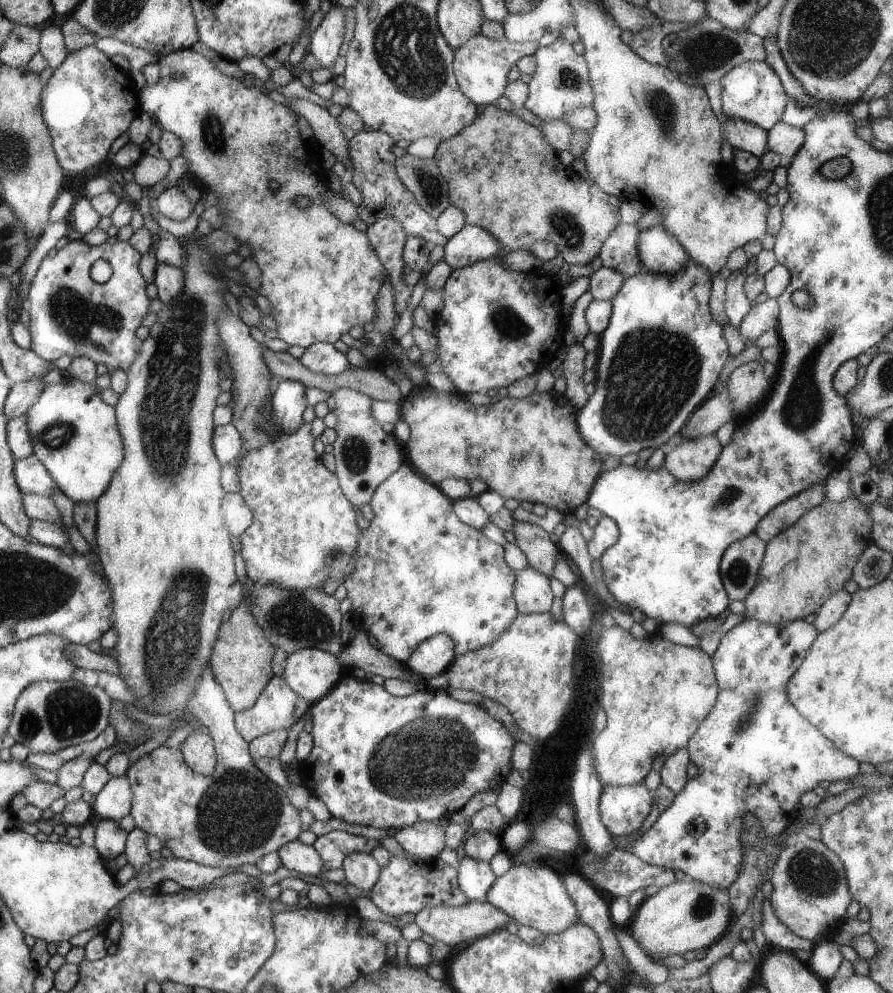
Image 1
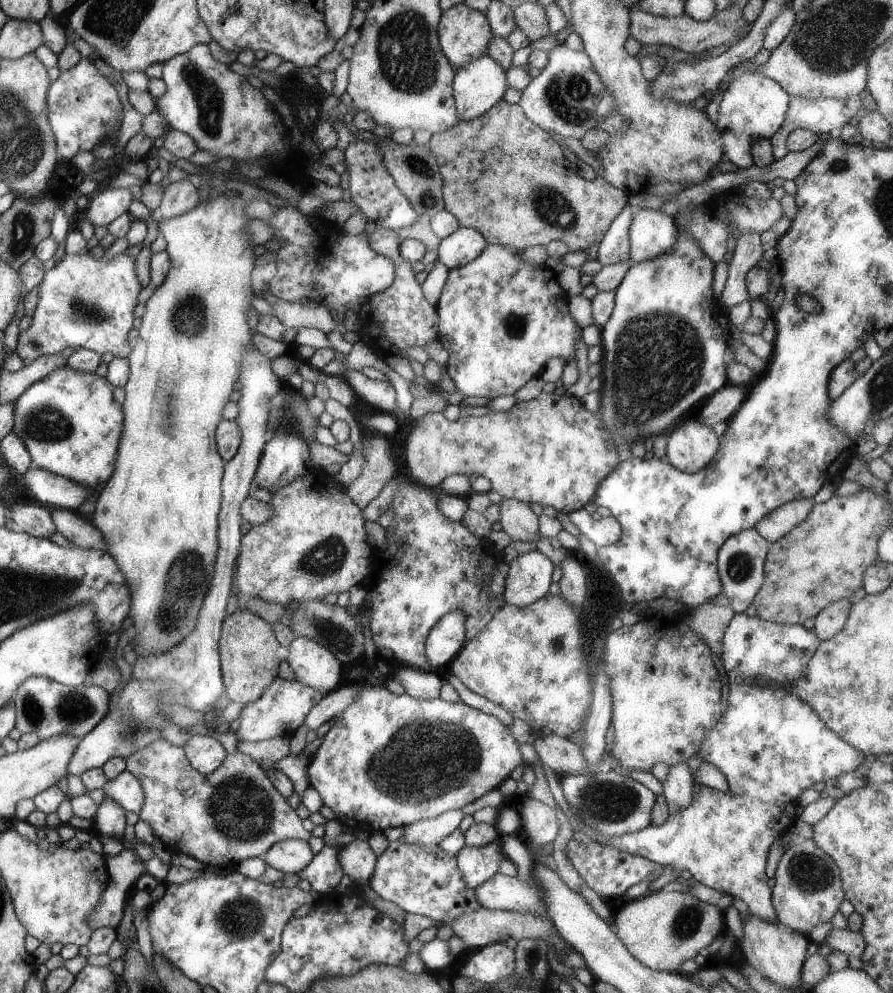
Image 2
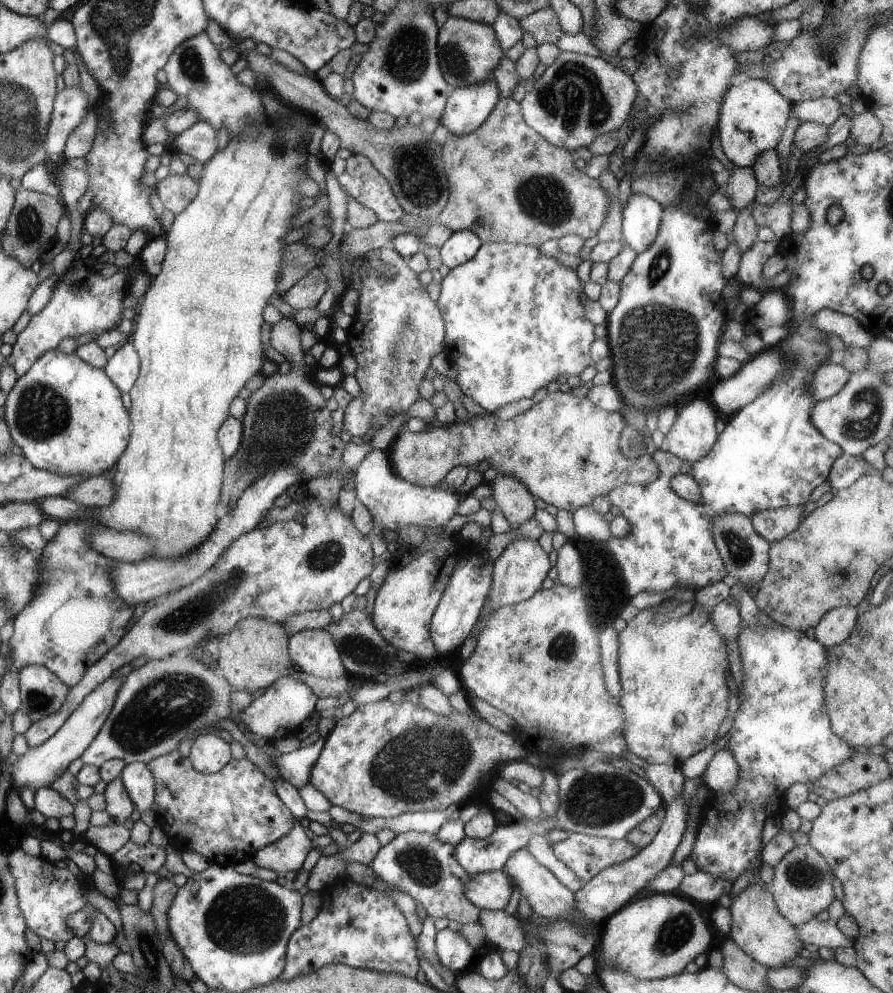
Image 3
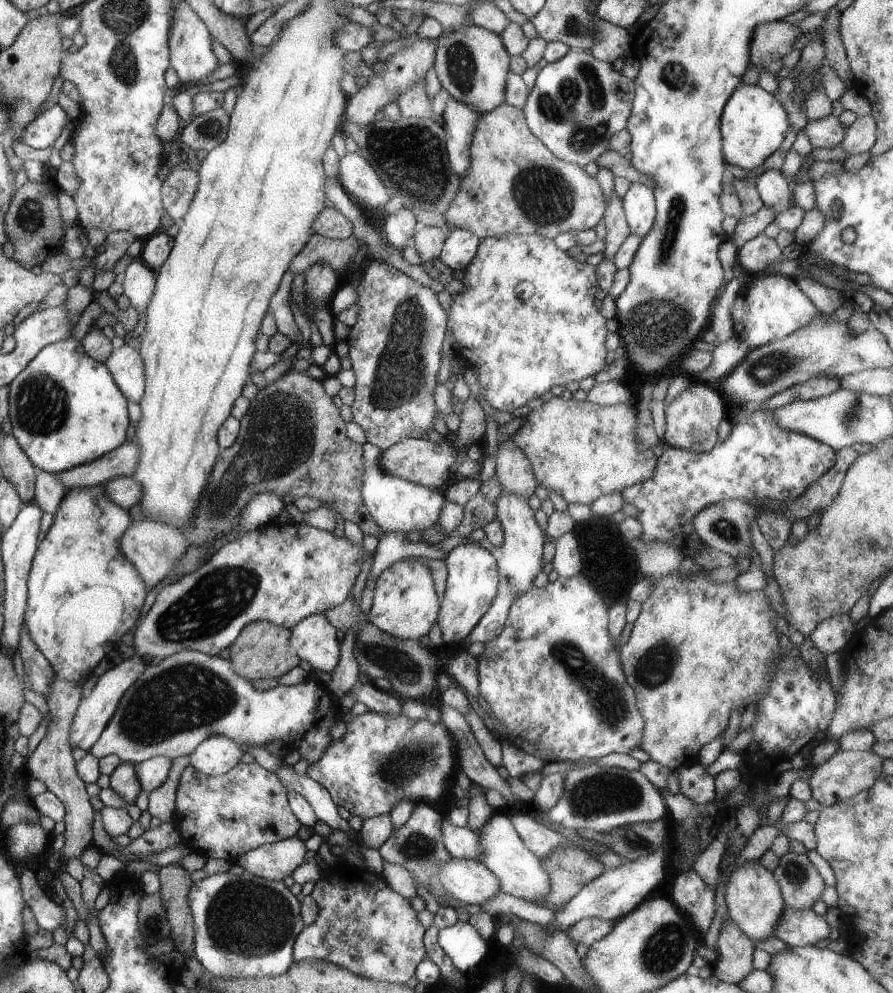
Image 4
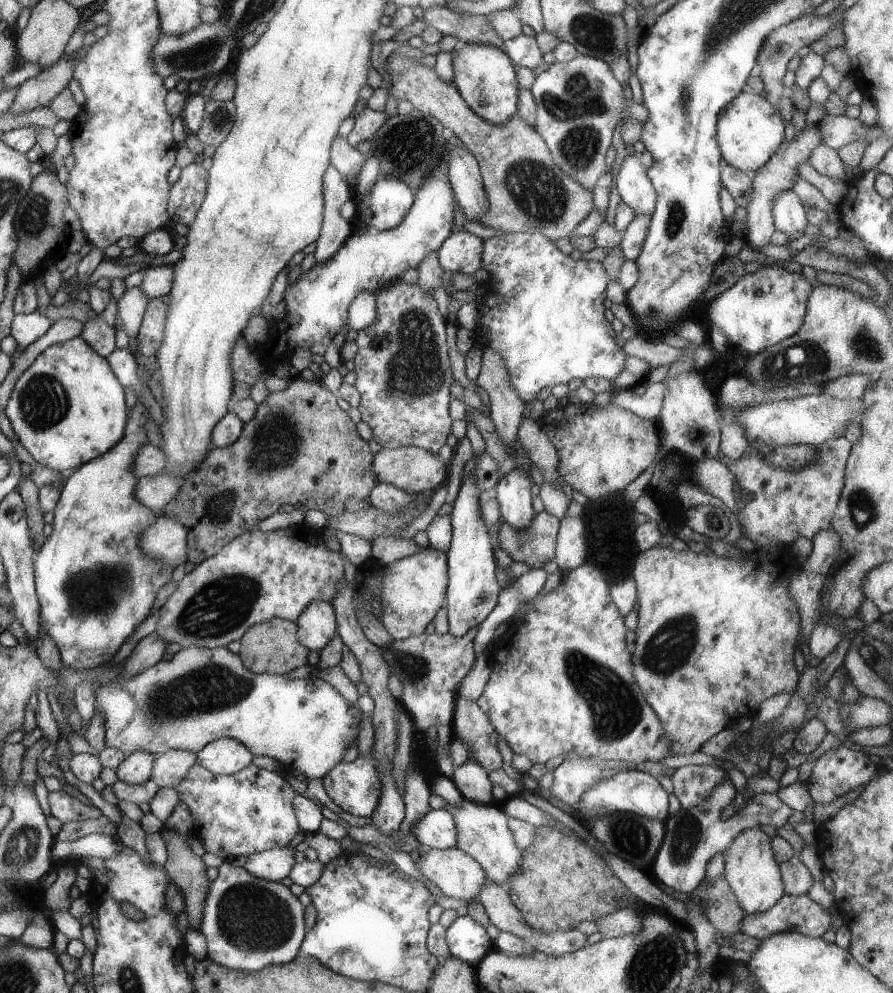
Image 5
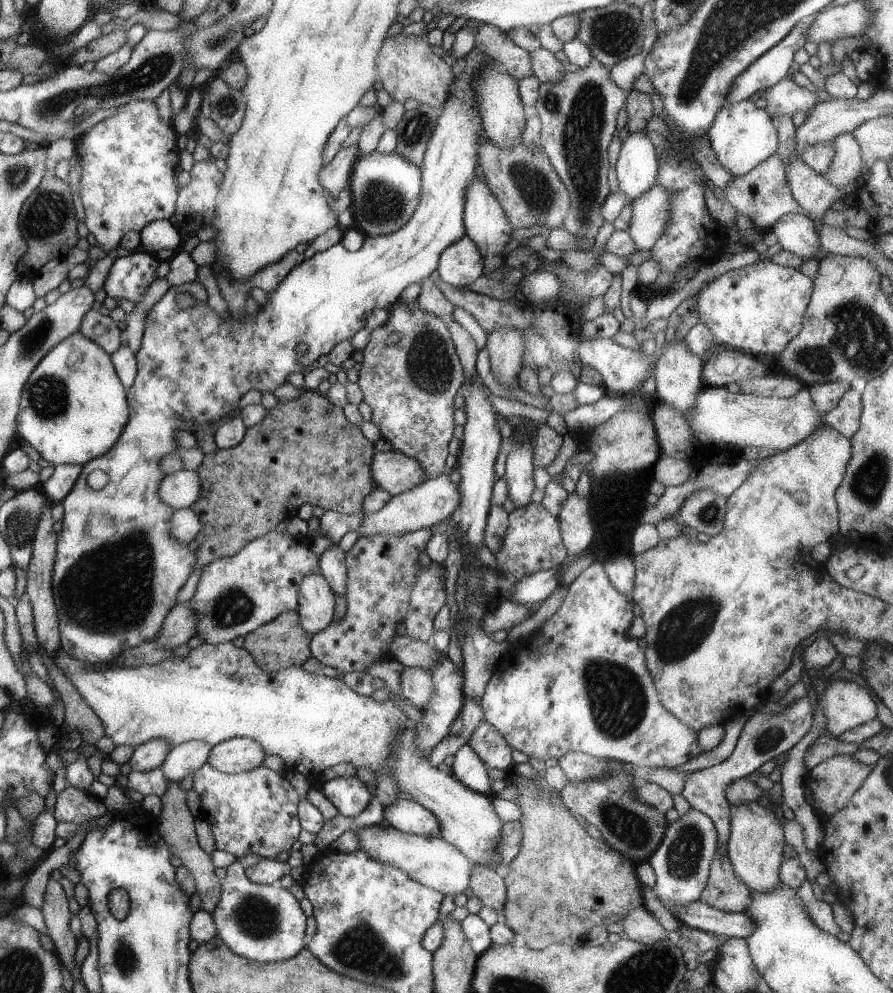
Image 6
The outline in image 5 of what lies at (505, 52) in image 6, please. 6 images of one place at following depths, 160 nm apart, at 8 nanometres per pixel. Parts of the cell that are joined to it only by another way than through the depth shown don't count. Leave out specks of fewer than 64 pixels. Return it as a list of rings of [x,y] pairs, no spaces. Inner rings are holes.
[[[435,6],[424,11],[422,18],[443,36],[454,37],[464,43],[488,45],[505,50],[505,40],[494,30],[486,15],[456,13],[446,7]]]

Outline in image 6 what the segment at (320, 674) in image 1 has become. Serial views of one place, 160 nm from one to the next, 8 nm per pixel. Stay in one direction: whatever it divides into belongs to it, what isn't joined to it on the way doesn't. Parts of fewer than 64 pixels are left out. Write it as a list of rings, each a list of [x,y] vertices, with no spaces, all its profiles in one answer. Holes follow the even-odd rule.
[[[316,571],[303,576],[298,589],[300,624],[311,636],[326,628],[335,613],[335,592],[326,577]]]

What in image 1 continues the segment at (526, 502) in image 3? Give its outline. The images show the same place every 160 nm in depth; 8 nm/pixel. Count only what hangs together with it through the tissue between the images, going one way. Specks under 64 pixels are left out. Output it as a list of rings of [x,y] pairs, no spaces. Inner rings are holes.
[[[517,519],[514,521],[512,531],[515,534],[515,543],[524,552],[529,564],[552,578],[552,569],[560,547],[552,542],[549,533],[540,525]]]

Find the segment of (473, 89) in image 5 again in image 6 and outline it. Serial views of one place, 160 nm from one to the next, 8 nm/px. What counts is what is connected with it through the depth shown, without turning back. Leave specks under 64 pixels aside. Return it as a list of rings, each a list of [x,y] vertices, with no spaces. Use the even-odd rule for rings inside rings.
[[[490,58],[475,81],[477,107],[481,112],[485,136],[491,143],[503,149],[509,149],[521,143],[521,136],[527,123],[518,85],[503,64]]]

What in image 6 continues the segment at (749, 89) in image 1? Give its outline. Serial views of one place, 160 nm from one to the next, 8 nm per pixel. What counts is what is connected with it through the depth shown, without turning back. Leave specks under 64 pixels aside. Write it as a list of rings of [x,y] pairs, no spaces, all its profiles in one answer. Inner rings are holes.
[[[749,99],[720,108],[706,136],[718,162],[733,177],[745,175],[777,152],[777,130],[773,118]]]

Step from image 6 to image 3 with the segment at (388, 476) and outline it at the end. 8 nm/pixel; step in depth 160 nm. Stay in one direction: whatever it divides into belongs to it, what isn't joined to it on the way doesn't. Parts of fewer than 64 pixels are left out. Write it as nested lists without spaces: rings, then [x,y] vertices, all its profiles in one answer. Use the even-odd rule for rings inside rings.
[[[558,391],[555,393],[548,393],[548,396],[546,396],[541,402],[538,402],[538,404],[534,403],[529,410],[510,418],[509,420],[502,420],[496,414],[486,414],[482,417],[471,415],[467,421],[455,421],[450,424],[430,424],[425,431],[419,433],[402,430],[391,442],[389,452],[392,454],[392,467],[394,472],[396,472],[399,477],[423,487],[438,487],[439,484],[443,482],[446,474],[448,474],[448,472],[450,472],[450,470],[454,467],[462,465],[471,468],[478,466],[482,460],[488,460],[490,466],[496,468],[498,473],[512,475],[513,477],[519,478],[519,481],[524,483],[528,487],[528,490],[530,490],[536,498],[544,500],[544,502],[548,505],[554,505],[557,509],[564,508],[564,510],[573,513],[580,507],[591,505],[592,501],[595,498],[598,498],[598,496],[606,496],[606,494],[617,486],[623,484],[645,486],[650,484],[651,481],[654,481],[655,477],[659,475],[659,466],[656,464],[652,455],[645,454],[635,459],[629,459],[620,451],[618,441],[620,438],[620,432],[622,432],[622,429],[626,426],[626,424],[628,424],[628,422],[621,412],[606,411],[601,407],[594,405],[588,397],[577,397],[572,395],[572,393],[563,393],[562,391]]]

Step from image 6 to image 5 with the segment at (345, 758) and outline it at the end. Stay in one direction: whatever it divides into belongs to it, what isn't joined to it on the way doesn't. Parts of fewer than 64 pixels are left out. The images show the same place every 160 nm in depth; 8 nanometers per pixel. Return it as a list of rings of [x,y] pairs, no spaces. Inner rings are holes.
[[[188,647],[183,648],[177,654],[172,656],[171,660],[161,660],[147,668],[145,671],[139,672],[137,675],[131,677],[116,677],[106,684],[100,685],[95,692],[97,713],[103,716],[105,722],[105,746],[117,748],[121,750],[125,756],[130,756],[134,751],[146,751],[155,754],[156,757],[163,755],[165,752],[174,749],[186,749],[187,751],[194,751],[197,753],[202,750],[207,744],[214,742],[221,738],[229,738],[241,741],[253,752],[253,755],[269,756],[278,760],[283,768],[288,770],[298,770],[309,781],[311,778],[324,778],[326,773],[334,768],[343,760],[345,752],[358,738],[360,732],[360,718],[364,714],[359,708],[358,704],[347,702],[338,690],[332,684],[317,679],[314,677],[307,677],[302,679],[292,679],[289,675],[273,675],[272,673],[254,673],[250,668],[246,667],[244,660],[238,653],[232,653],[228,647],[218,647],[215,649]],[[462,799],[460,804],[447,803],[445,808],[454,819],[457,826],[456,848],[469,854],[486,873],[490,881],[506,886],[507,880],[519,869],[522,851],[516,844],[514,835],[509,827],[509,816],[503,811],[501,804],[478,804]]]

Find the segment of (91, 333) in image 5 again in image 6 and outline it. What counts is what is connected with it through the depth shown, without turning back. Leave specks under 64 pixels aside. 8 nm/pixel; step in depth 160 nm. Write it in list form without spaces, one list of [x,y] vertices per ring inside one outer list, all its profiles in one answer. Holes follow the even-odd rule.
[[[90,309],[90,312],[85,314],[79,331],[108,354],[116,352],[122,346],[123,328],[110,315],[103,315],[101,311]]]

